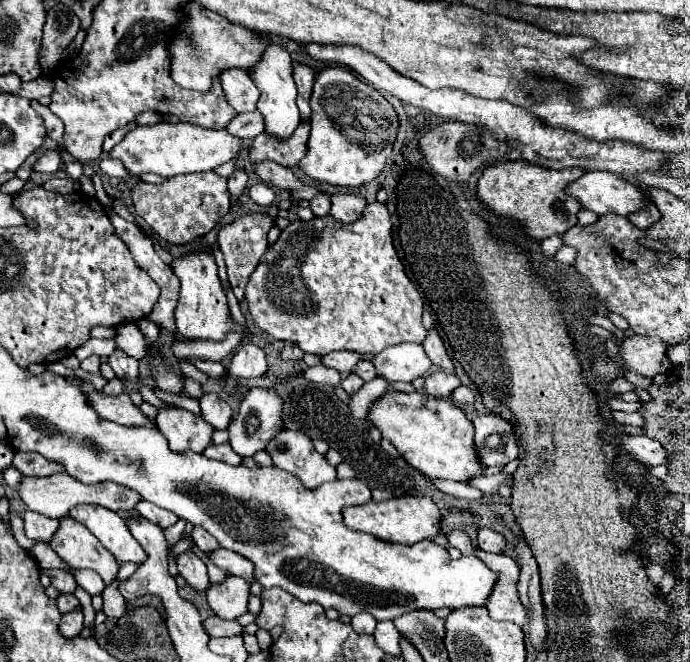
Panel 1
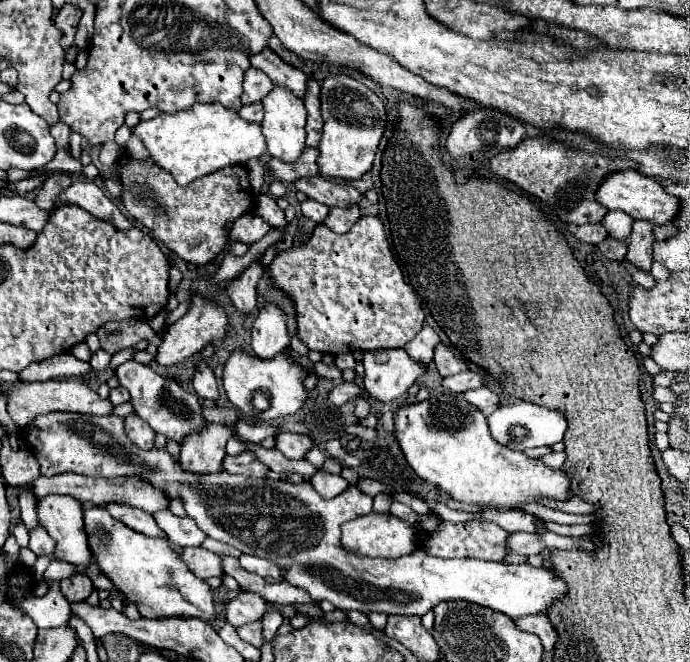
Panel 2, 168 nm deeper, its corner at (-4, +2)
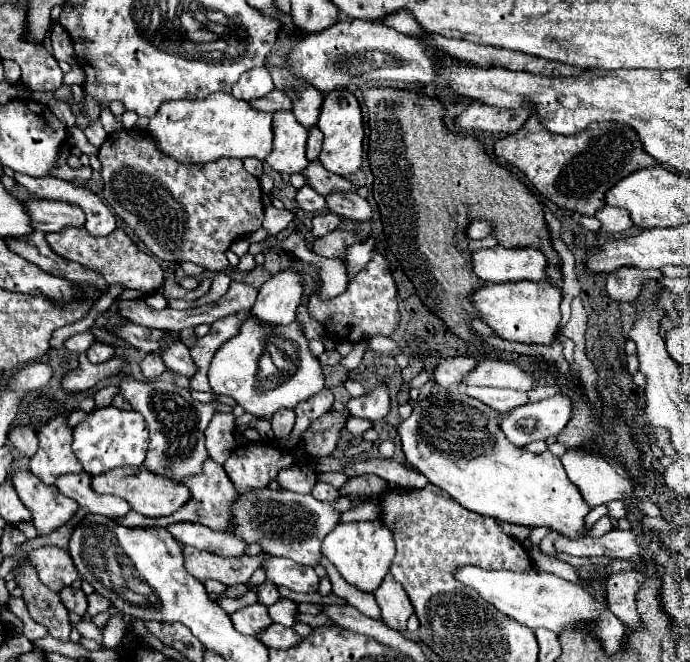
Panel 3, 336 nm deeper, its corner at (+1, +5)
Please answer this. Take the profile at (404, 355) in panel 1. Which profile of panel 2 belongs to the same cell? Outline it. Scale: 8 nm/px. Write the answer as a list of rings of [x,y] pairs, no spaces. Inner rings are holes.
[[[374,350],[362,358],[366,368],[364,388],[376,402],[392,402],[426,372],[426,366],[414,362],[406,350]]]

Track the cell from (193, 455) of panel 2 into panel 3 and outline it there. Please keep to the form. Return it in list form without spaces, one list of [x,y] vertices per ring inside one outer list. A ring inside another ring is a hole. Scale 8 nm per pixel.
[[[209,457],[209,461],[205,461],[201,473],[197,473],[197,477],[187,477],[185,481],[181,481],[187,489],[191,489],[193,497],[173,515],[163,517],[165,525],[169,523],[177,523],[177,521],[193,521],[193,523],[201,523],[207,525],[215,531],[225,531],[229,527],[229,517],[231,517],[231,503],[237,497],[237,489],[235,485],[229,481],[227,473],[223,471],[223,465],[219,465],[217,461],[213,461]]]

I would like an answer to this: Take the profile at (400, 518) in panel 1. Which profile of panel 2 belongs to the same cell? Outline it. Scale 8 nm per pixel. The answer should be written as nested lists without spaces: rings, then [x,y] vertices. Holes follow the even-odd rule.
[[[370,512],[366,516],[358,516],[350,522],[344,522],[340,526],[342,530],[342,546],[346,550],[352,550],[356,552],[358,556],[364,556],[364,558],[384,558],[384,560],[396,560],[400,556],[406,556],[414,550],[414,528],[396,518],[396,516],[390,516],[390,514],[376,514],[376,512]]]

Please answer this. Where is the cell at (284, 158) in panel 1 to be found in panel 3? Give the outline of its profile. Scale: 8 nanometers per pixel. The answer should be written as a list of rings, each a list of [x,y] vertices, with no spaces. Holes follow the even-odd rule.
[[[311,161],[301,175],[307,179],[307,185],[311,189],[317,189],[317,193],[321,195],[329,195],[331,191],[353,191],[355,187],[345,179],[345,177],[337,177],[335,173],[329,173],[319,161]]]

